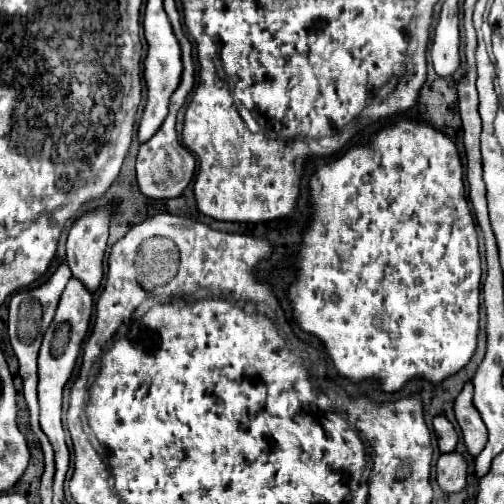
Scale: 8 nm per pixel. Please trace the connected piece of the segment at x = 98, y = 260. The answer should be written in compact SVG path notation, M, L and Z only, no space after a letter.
M111 206L81 216L67 238L67 266L89 292L95 292L103 280L103 256L109 236Z

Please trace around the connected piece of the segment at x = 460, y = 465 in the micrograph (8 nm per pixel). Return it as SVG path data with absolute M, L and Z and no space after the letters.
M451 452L439 456L435 464L435 480L445 494L461 492L465 488L465 478L467 478L467 462L461 454Z

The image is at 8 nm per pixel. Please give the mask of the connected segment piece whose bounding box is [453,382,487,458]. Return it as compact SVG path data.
M471 382L465 384L465 388L461 390L461 394L455 400L455 418L457 424L461 428L463 434L463 442L467 448L467 454L477 458L477 454L483 450L485 442L487 442L487 428L483 426L483 420L479 418L479 412L475 410L473 402L471 402Z

